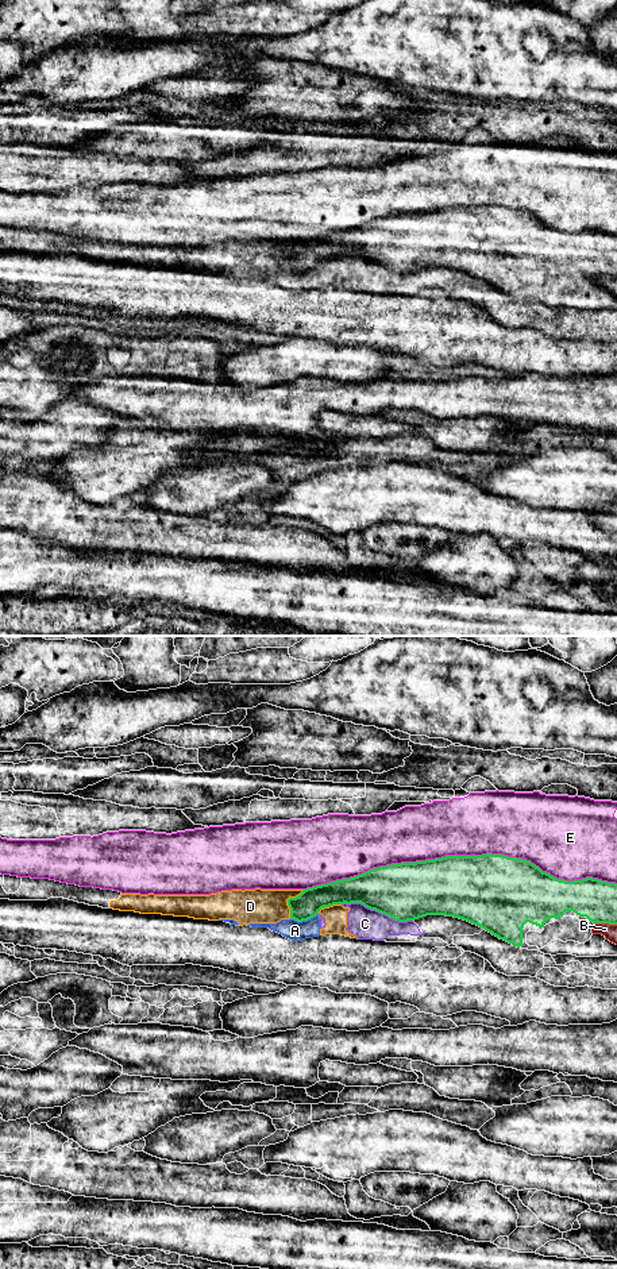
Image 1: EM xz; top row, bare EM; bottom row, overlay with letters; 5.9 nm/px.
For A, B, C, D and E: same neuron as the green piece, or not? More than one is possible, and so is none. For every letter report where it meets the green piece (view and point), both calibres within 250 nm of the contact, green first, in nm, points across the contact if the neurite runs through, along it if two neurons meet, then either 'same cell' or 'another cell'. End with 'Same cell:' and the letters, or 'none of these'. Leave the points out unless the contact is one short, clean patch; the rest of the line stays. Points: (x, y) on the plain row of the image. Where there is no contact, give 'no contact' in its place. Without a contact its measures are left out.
A: xz (303, 272) | 160/120 nm | along xz (316, 266), (301, 273), (290, 272) | another cell
B: xz (606, 274) | 240/80 nm | another cell
C: xz (377, 262) | 340/190 nm | another cell
D: xz (288, 254) | 160/200 nm | another cell
E: xz (459, 208) | 420/360 nm | another cell
Same cell: none of these

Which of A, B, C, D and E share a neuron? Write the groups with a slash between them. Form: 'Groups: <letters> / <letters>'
Groups: A C D / B / E

